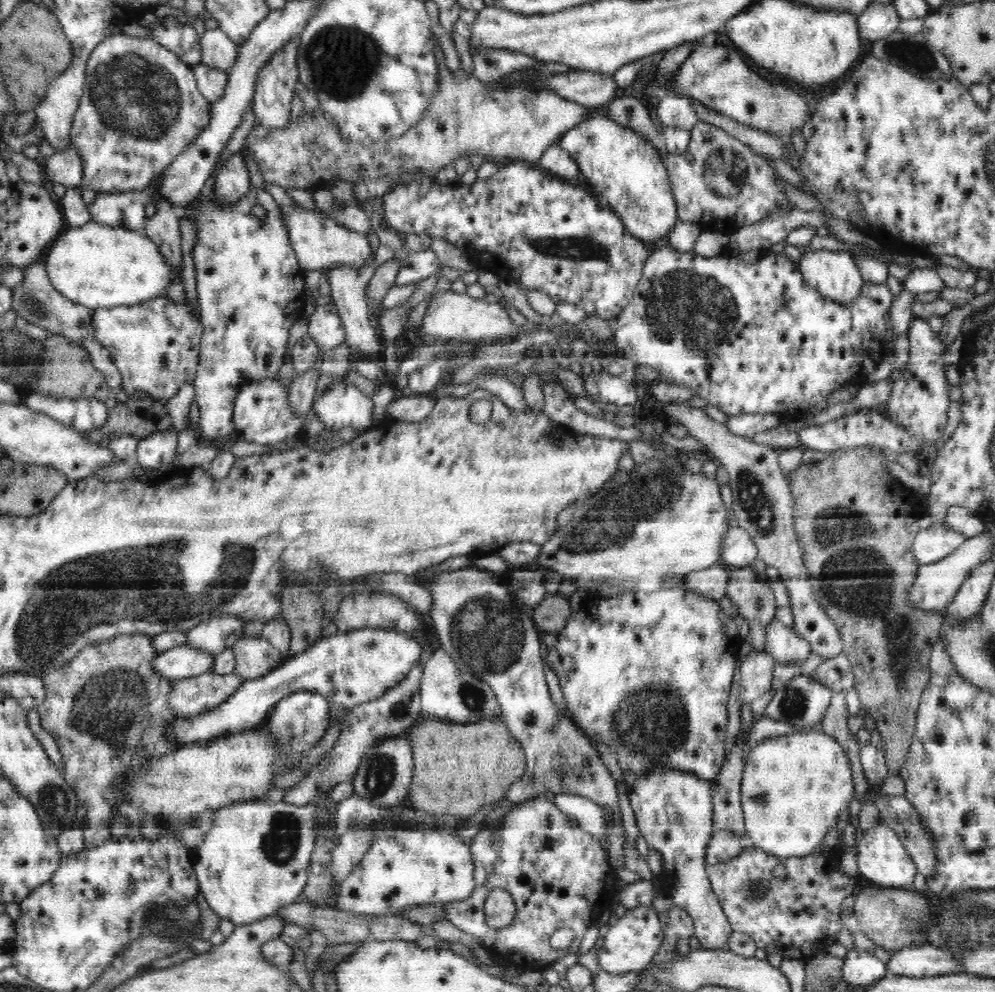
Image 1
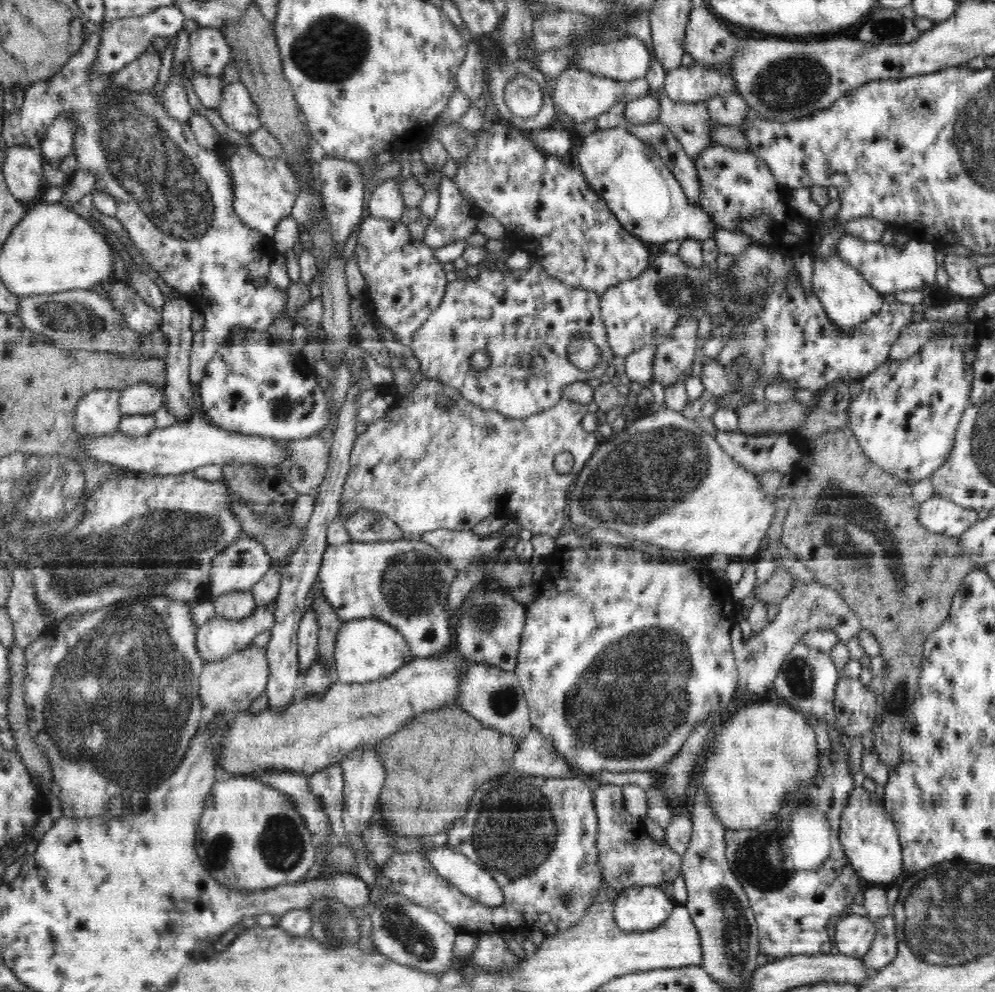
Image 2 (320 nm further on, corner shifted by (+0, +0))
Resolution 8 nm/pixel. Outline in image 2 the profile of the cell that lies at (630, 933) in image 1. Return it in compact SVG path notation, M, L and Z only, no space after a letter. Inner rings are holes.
M658 886L631 887L615 900L614 919L623 932L648 932L664 924L674 907Z

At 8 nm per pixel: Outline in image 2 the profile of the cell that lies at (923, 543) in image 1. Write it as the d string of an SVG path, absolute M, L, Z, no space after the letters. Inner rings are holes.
M932 495L919 506L919 520L930 532L960 537L979 522L979 513L966 510L940 495Z

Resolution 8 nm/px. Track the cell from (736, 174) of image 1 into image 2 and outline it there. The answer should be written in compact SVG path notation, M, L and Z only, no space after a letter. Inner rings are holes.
M664 87L651 92L659 100L658 122L667 126L686 154L692 159L699 158L699 152L715 143L711 137L711 120L706 101L684 103L674 102Z

